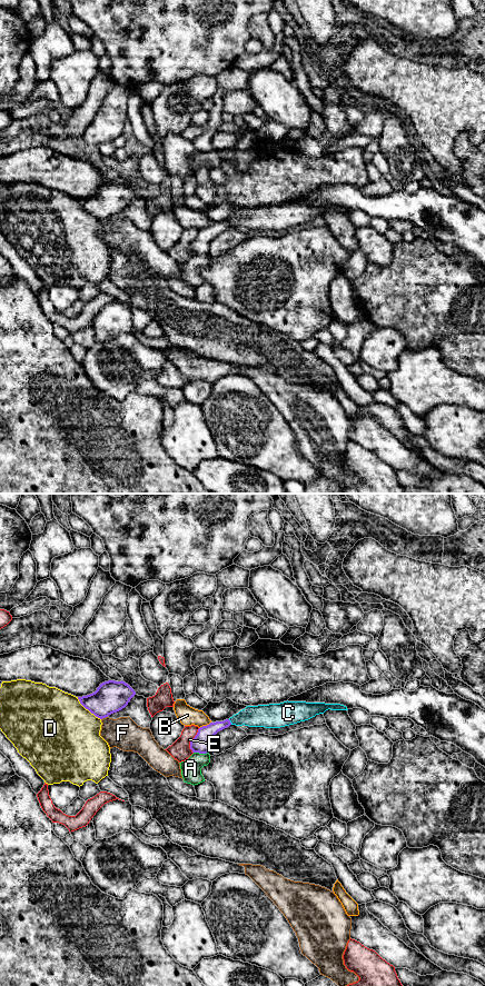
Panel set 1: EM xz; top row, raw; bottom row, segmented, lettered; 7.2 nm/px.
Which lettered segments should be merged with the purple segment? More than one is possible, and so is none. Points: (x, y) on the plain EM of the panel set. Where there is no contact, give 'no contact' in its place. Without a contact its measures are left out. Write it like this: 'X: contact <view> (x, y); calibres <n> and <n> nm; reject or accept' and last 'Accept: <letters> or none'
A: contact xz (200, 255); calibres 130 and 140 nm; reject
B: contact xz (205, 228); calibres 130 and 140 nm; reject
C: contact xz (229, 223); calibres 130 and 160 nm; accept
D: contact xz (88, 211); calibres 220 and 500 nm; reject
E: contact xz (191, 242); calibres 130 and 140 nm; reject
F: contact xz (104, 219); calibres 220 and 220 nm; reject
Accept: C

